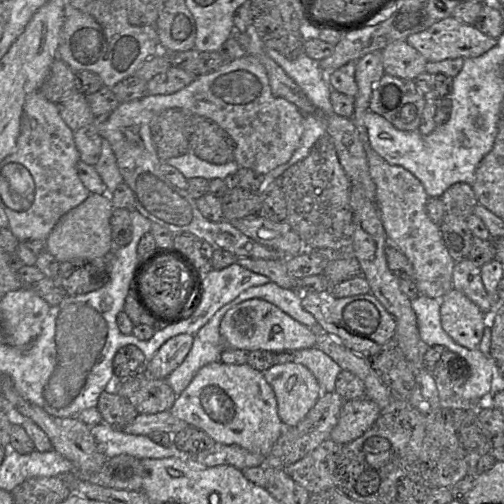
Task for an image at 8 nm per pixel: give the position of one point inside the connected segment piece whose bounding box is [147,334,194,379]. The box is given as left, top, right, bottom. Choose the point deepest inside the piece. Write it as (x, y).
(170, 356)

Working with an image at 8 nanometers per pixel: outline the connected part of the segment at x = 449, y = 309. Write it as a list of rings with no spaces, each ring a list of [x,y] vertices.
[[[452,289],[440,299],[441,325],[459,345],[479,349],[488,316],[462,292]]]

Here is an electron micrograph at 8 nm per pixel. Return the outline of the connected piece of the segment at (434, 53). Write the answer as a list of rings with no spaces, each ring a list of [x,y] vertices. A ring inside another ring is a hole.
[[[452,16],[411,34],[405,41],[421,53],[427,62],[478,57],[497,44],[496,38]]]

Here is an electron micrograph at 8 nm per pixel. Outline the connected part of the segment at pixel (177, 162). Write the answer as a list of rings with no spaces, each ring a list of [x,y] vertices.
[[[189,152],[179,157],[169,158],[163,163],[179,170],[186,179],[205,178],[208,181],[212,179],[224,180],[228,175],[236,174],[240,168],[235,161],[219,165],[211,164]]]

